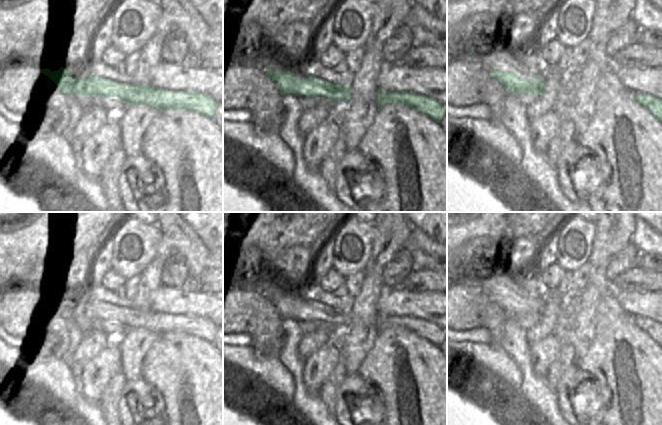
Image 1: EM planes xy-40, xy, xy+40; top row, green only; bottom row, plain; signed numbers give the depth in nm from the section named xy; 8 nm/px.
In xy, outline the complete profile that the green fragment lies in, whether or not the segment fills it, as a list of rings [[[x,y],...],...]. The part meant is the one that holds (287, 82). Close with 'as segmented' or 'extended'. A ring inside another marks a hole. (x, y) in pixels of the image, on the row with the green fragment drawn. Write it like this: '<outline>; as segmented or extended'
[[[265,69],[265,73],[285,93],[301,93],[303,95],[321,95],[325,99],[350,102],[350,84],[337,85],[325,79],[317,79],[310,75],[307,79],[297,77],[291,71]]]; as segmented

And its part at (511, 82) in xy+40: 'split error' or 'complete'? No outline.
complete

